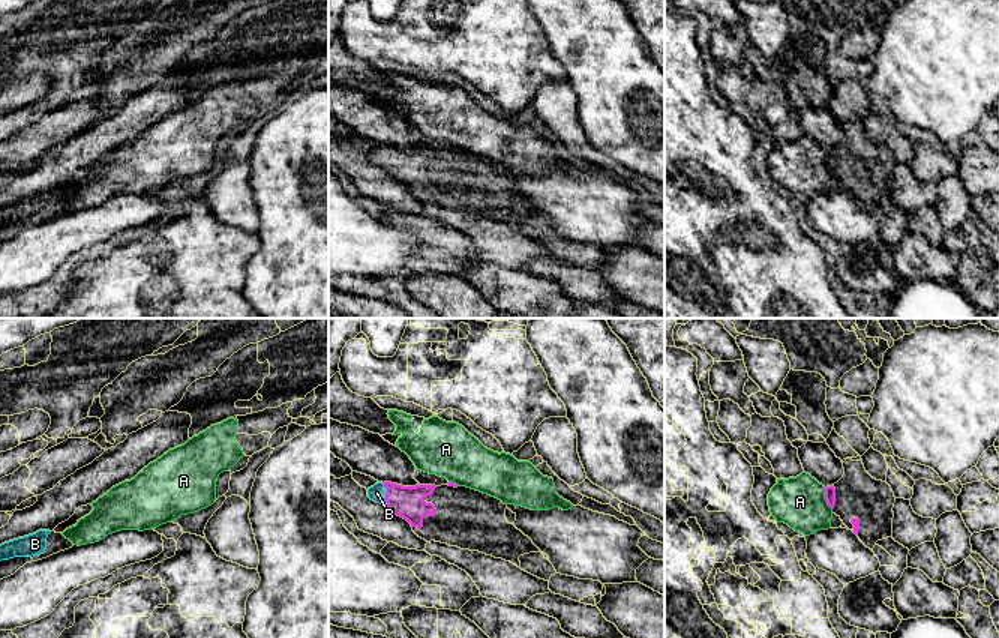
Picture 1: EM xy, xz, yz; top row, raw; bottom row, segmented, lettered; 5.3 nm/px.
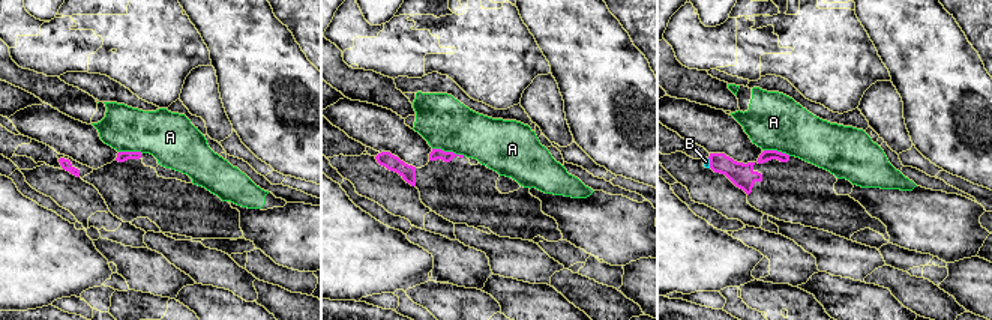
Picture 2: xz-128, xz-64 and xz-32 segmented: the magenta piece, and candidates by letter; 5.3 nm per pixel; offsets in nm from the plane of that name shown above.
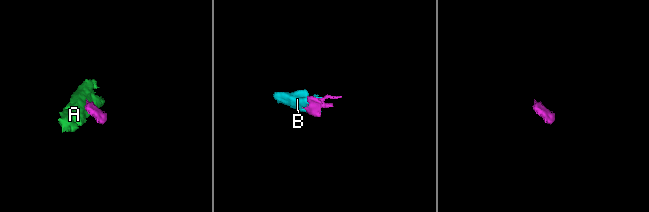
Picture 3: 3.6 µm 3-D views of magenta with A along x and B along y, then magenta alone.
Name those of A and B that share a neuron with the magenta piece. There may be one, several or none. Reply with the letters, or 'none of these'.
B

